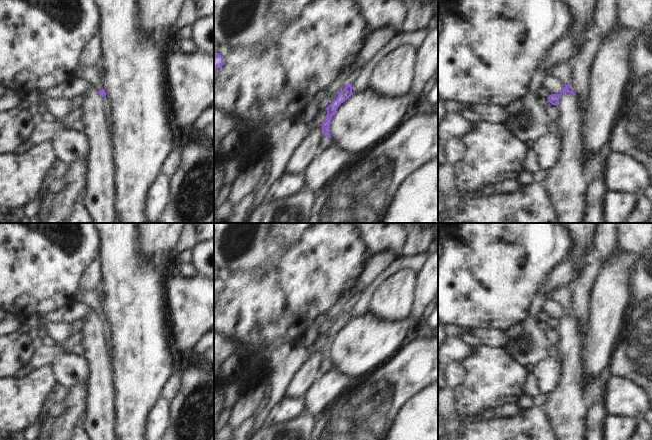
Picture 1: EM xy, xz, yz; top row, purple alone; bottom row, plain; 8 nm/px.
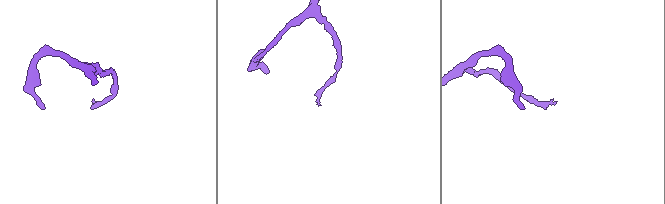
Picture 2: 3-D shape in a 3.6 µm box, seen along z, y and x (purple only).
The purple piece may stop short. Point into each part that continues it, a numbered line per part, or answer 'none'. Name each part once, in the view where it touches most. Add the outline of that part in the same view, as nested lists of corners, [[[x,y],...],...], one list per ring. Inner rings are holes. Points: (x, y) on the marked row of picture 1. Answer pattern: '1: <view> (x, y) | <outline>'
none

